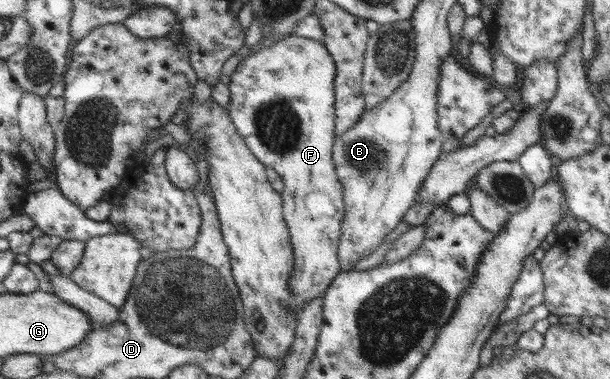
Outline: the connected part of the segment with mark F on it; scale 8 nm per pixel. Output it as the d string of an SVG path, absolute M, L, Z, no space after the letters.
M294 33L270 48L260 48L253 55L246 56L230 77L231 103L227 110L238 134L242 135L254 156L278 172L286 184L286 190L281 194L283 213L296 252L289 288L296 295L293 308L300 312L311 300L325 294L333 279L343 271L339 244L346 216L345 190L338 177L333 154L337 140L336 75L337 66L326 45Z

